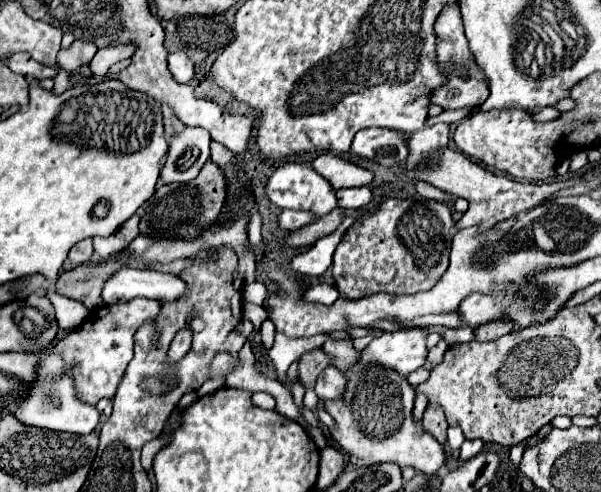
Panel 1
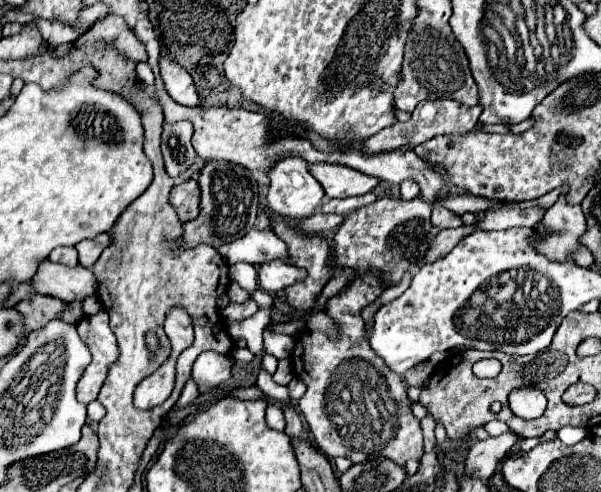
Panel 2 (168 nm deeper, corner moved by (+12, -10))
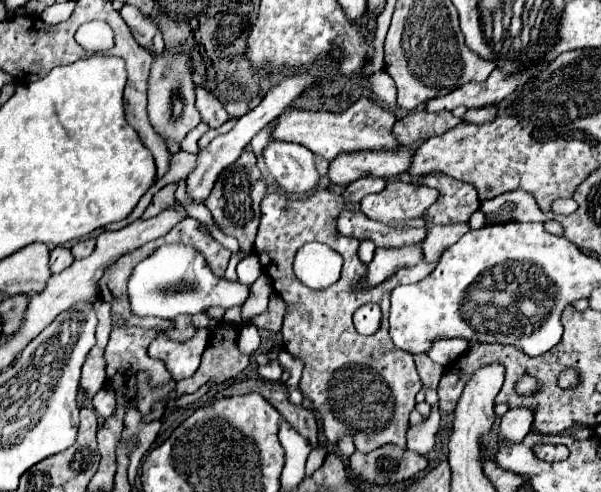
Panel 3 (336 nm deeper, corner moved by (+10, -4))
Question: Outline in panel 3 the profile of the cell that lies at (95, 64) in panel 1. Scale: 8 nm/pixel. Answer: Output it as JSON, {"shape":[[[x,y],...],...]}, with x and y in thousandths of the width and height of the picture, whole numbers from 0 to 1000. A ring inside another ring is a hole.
{"shape":[[[210,8],[210,12],[200,20],[200,33],[203,33],[206,45],[216,53],[223,81],[226,81],[236,98],[243,98],[253,114],[266,114],[266,110],[273,106],[273,85],[270,85],[266,61],[260,57],[260,49],[256,49],[250,37],[236,33],[236,28],[230,24],[230,16]]]}

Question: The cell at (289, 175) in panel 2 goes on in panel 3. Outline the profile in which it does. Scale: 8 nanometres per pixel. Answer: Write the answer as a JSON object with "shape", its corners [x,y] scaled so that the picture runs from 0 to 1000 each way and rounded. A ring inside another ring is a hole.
{"shape":[[[449,285],[439,305],[439,329],[476,394],[516,394],[526,386],[532,354],[522,325],[522,309],[499,293]]]}

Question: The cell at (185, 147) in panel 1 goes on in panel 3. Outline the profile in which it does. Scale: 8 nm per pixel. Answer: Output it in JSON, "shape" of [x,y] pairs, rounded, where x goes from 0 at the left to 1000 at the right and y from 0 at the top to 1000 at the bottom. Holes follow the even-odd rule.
{"shape":[[[280,102],[256,122],[253,134],[253,150],[250,150],[250,179],[246,179],[246,240],[250,252],[256,260],[256,268],[270,280],[270,285],[286,285],[293,293],[300,293],[306,285],[306,276],[333,252],[333,228],[323,220],[323,167],[319,167],[319,134],[316,134],[316,118],[313,114],[300,114],[300,110],[283,110]],[[276,138],[286,138],[276,154]],[[300,203],[306,211],[306,224],[300,232],[296,244],[286,244],[286,215],[290,207]]]}

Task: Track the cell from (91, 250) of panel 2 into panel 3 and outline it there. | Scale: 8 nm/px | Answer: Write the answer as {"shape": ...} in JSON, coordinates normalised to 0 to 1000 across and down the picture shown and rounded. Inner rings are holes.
{"shape":[[[146,480],[143,488],[126,492],[126,496],[120,500],[123,524],[130,528],[130,524],[143,524],[143,520],[150,520],[150,516],[153,516],[153,508],[156,508],[156,496],[160,496],[160,484],[156,484],[156,480]]]}

